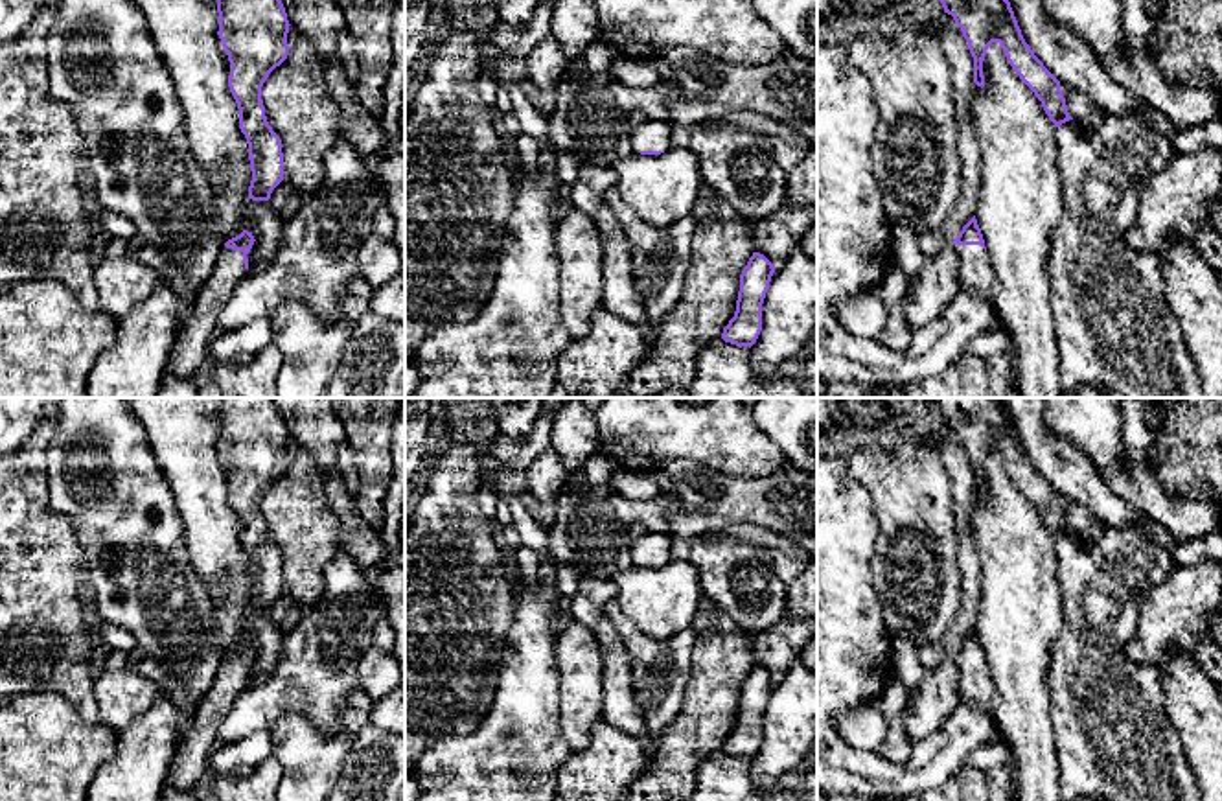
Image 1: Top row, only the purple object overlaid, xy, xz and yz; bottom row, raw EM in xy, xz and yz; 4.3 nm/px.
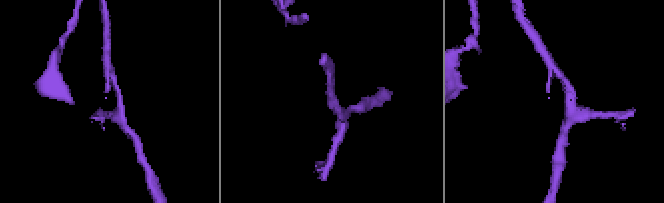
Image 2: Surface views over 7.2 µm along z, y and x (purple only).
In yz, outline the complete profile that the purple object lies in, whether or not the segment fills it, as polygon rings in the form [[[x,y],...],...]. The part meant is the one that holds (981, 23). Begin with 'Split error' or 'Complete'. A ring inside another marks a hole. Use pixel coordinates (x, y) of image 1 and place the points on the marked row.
Complete. [[[940,0],[968,42],[974,57],[974,83],[985,87],[983,61],[992,42],[999,42],[1020,79],[1042,101],[1049,120],[1060,127],[1073,120],[1060,81],[1043,66],[1025,42],[1009,0]]]

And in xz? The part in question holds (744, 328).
Complete. [[[753,252],[740,274],[740,291],[734,317],[723,328],[721,339],[736,346],[753,346],[762,331],[762,304],[769,289],[773,263]]]

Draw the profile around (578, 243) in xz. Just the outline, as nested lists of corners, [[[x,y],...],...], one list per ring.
[[[572,208],[558,219],[554,239],[561,322],[572,339],[582,339],[589,333],[591,315],[602,308],[602,238],[594,219],[580,208]]]

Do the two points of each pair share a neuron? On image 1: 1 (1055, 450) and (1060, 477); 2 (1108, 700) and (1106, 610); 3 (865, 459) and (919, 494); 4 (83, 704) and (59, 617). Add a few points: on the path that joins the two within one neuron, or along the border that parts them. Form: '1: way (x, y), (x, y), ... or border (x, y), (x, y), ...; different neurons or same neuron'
1: way (1055, 457), (1060, 463), (1060, 470); same neuron
2: way (1106, 678), (1106, 632); same neuron
3: way (878, 470), (906, 483); same neuron
4: way (74, 682), (67, 671), (67, 645), (63, 639); same neuron

